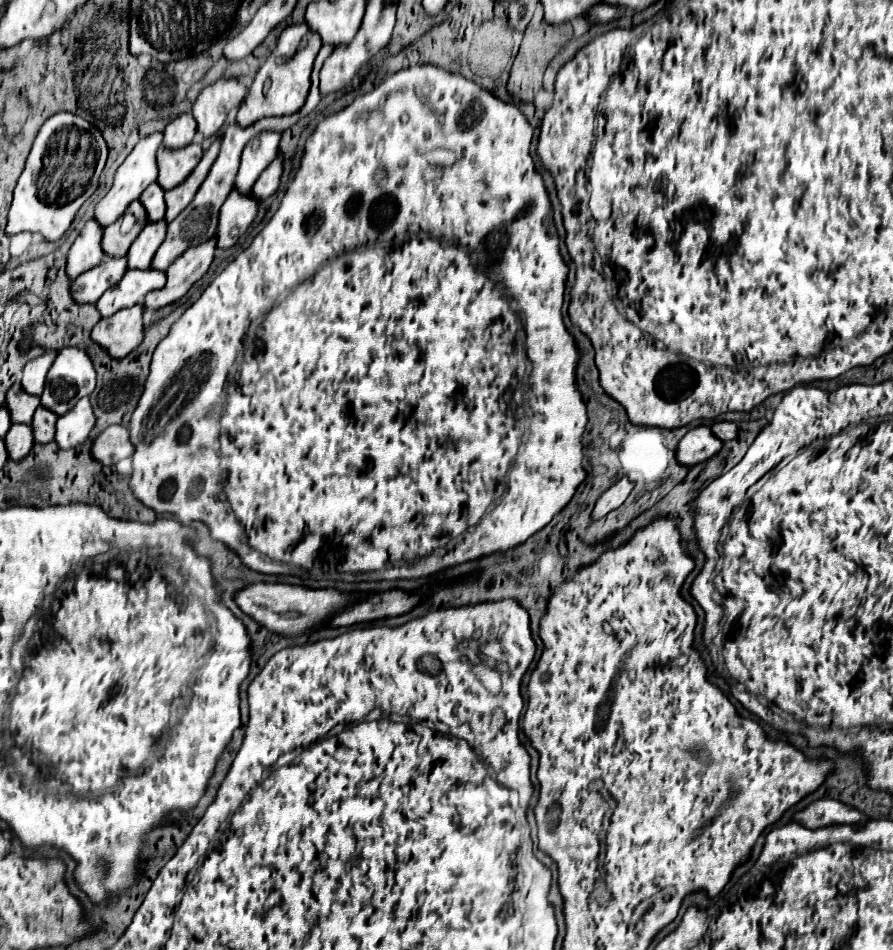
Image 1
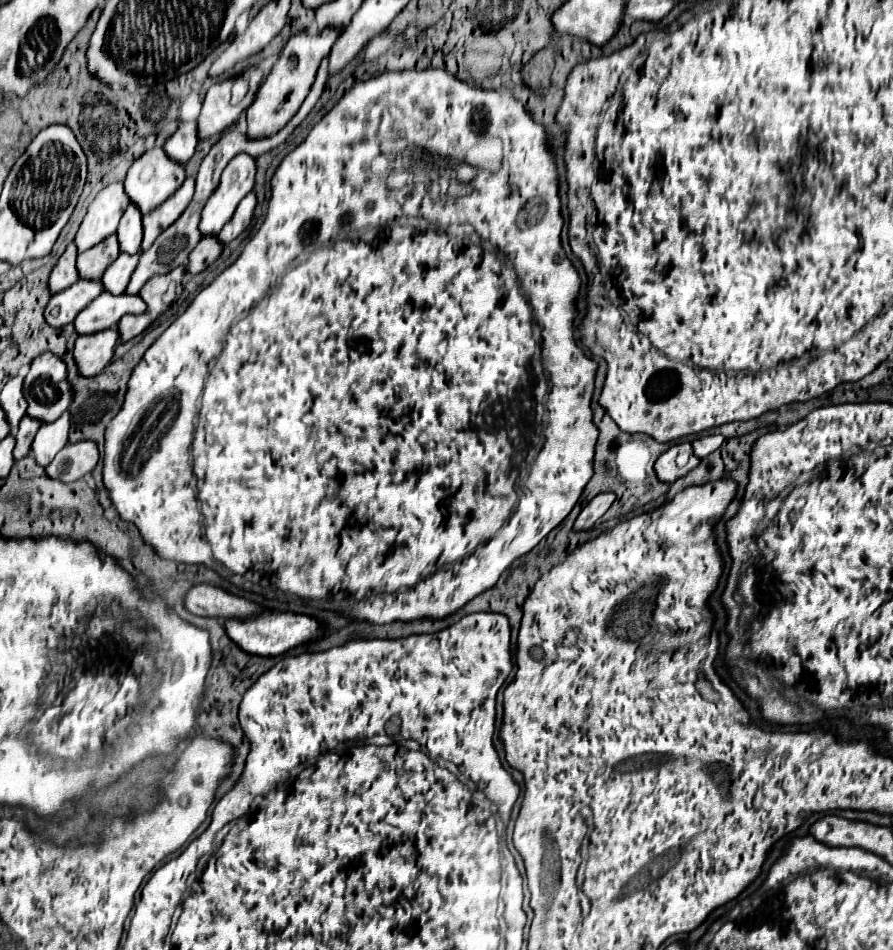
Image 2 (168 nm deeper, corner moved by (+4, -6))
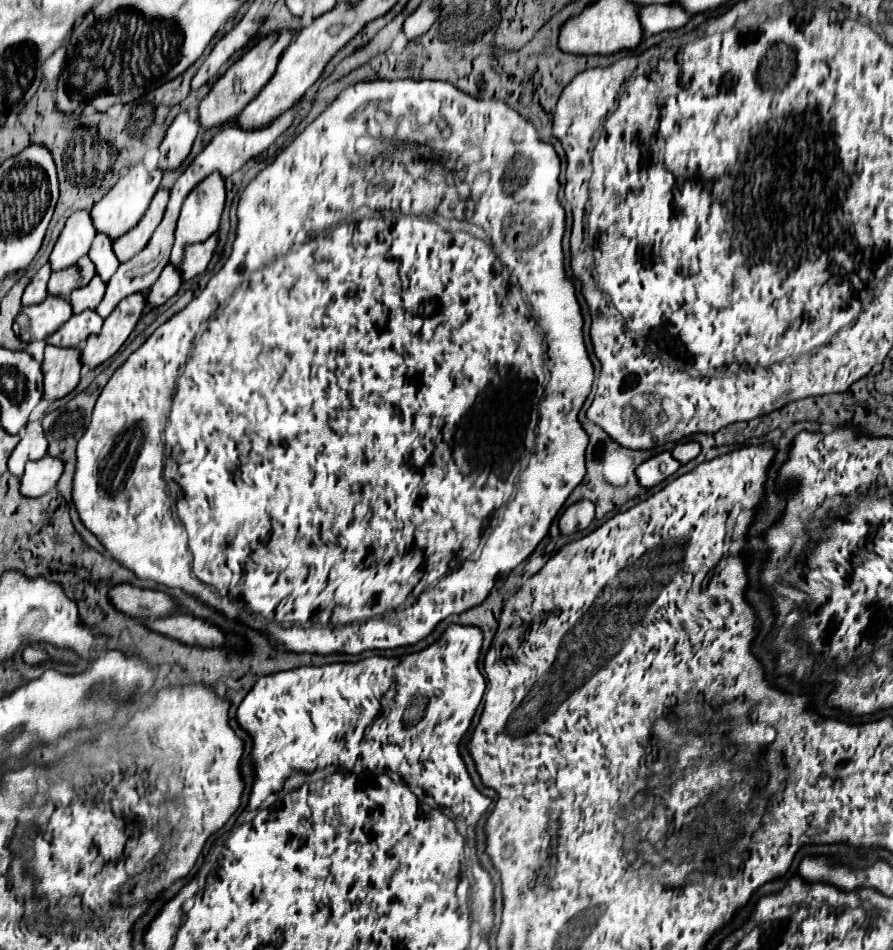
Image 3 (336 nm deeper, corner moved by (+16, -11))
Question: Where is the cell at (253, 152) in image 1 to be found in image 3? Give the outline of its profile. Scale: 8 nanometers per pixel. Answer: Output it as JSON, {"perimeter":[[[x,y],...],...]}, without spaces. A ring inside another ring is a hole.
{"perimeter":[[[216,173],[208,175],[204,181],[200,181],[200,183],[190,191],[190,195],[186,197],[186,201],[184,201],[184,205],[182,205],[178,223],[176,223],[174,245],[172,245],[170,261],[168,261],[168,263],[178,265],[180,259],[182,259],[184,247],[194,245],[194,243],[204,243],[210,235],[214,235],[214,233],[218,231],[218,223],[220,223],[220,215],[222,215],[222,211],[224,211],[224,203],[226,203],[224,179],[222,179],[220,175],[216,175]]]}

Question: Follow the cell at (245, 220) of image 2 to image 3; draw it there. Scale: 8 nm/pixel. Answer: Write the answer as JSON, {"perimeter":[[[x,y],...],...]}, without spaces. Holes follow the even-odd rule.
{"perimeter":[[[212,235],[210,239],[206,239],[206,243],[202,243],[202,245],[198,243],[198,245],[188,247],[188,249],[184,251],[184,257],[182,257],[182,261],[180,261],[182,283],[186,283],[186,281],[194,279],[196,275],[204,273],[208,261],[212,259],[212,251],[214,251],[216,243],[218,243],[218,237]]]}

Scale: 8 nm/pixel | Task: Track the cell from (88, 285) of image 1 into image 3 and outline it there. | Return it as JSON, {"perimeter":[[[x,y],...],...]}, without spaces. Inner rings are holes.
{"perimeter":[[[48,295],[42,303],[32,305],[32,307],[24,307],[20,315],[24,315],[28,319],[28,327],[24,331],[16,329],[18,337],[24,343],[30,343],[30,341],[46,339],[60,325],[64,325],[72,317],[72,307],[68,301]]]}

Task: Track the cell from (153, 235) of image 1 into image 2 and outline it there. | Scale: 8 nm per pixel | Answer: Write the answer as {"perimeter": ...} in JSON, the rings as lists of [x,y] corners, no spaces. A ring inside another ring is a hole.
{"perimeter":[[[136,252],[136,254],[120,254],[116,258],[116,262],[106,270],[106,274],[102,276],[102,282],[104,282],[104,288],[112,294],[124,294],[126,288],[128,288],[128,282],[138,266],[138,260],[140,260],[140,254],[142,252]]]}

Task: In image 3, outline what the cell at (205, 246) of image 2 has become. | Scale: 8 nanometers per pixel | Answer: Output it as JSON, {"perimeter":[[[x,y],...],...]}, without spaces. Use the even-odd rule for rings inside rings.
{"perimeter":[[[166,265],[160,279],[148,289],[146,293],[146,305],[150,309],[156,309],[160,305],[164,305],[172,295],[178,293],[182,285],[182,279],[180,279],[180,271],[174,267],[174,265]]]}

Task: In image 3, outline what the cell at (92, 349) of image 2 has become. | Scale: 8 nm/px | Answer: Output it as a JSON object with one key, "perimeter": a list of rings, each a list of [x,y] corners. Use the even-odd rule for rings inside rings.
{"perimeter":[[[46,345],[44,361],[42,361],[42,373],[46,379],[42,399],[56,401],[76,389],[82,369],[78,357],[80,357],[78,349],[58,349]]]}

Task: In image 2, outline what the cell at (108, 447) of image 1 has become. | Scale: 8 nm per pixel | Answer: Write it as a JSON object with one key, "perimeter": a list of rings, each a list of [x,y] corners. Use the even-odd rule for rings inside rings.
{"perimeter":[[[82,440],[64,446],[64,450],[56,454],[52,464],[46,466],[46,472],[48,476],[58,478],[62,482],[74,482],[88,476],[96,468],[98,458],[98,444],[92,440]]]}

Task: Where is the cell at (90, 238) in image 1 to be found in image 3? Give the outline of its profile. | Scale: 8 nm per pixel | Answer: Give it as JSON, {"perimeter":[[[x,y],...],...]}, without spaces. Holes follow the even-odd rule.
{"perimeter":[[[44,265],[34,277],[32,281],[28,283],[28,287],[24,289],[24,295],[22,295],[22,305],[32,305],[32,303],[40,303],[48,291],[46,291],[46,283],[50,279],[50,267]]]}

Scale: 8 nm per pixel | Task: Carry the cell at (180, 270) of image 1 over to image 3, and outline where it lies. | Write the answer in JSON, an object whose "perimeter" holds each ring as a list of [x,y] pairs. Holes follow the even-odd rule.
{"perimeter":[[[132,295],[122,299],[112,315],[104,321],[100,333],[86,339],[86,345],[80,349],[80,363],[94,369],[110,359],[122,343],[128,339],[144,311],[144,295]]]}

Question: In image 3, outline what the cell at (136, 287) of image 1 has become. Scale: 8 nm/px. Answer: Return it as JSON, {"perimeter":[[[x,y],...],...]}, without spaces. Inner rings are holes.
{"perimeter":[[[82,311],[80,315],[72,315],[68,323],[64,323],[56,333],[52,333],[46,343],[54,347],[84,347],[86,337],[100,331],[104,319],[96,315],[96,311]]]}

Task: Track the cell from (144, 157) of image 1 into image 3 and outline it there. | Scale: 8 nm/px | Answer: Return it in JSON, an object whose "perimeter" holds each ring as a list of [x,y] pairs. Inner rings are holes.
{"perimeter":[[[76,211],[68,217],[52,253],[50,253],[50,267],[52,271],[62,271],[72,267],[80,257],[88,255],[88,247],[96,237],[88,211]]]}

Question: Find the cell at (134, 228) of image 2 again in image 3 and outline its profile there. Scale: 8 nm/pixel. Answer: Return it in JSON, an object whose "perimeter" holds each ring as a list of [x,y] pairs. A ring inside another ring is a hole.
{"perimeter":[[[96,235],[90,251],[88,251],[90,261],[96,267],[96,275],[104,281],[108,281],[112,277],[112,273],[116,271],[116,267],[120,265],[114,251],[112,251],[112,241],[104,239],[104,235]]]}

